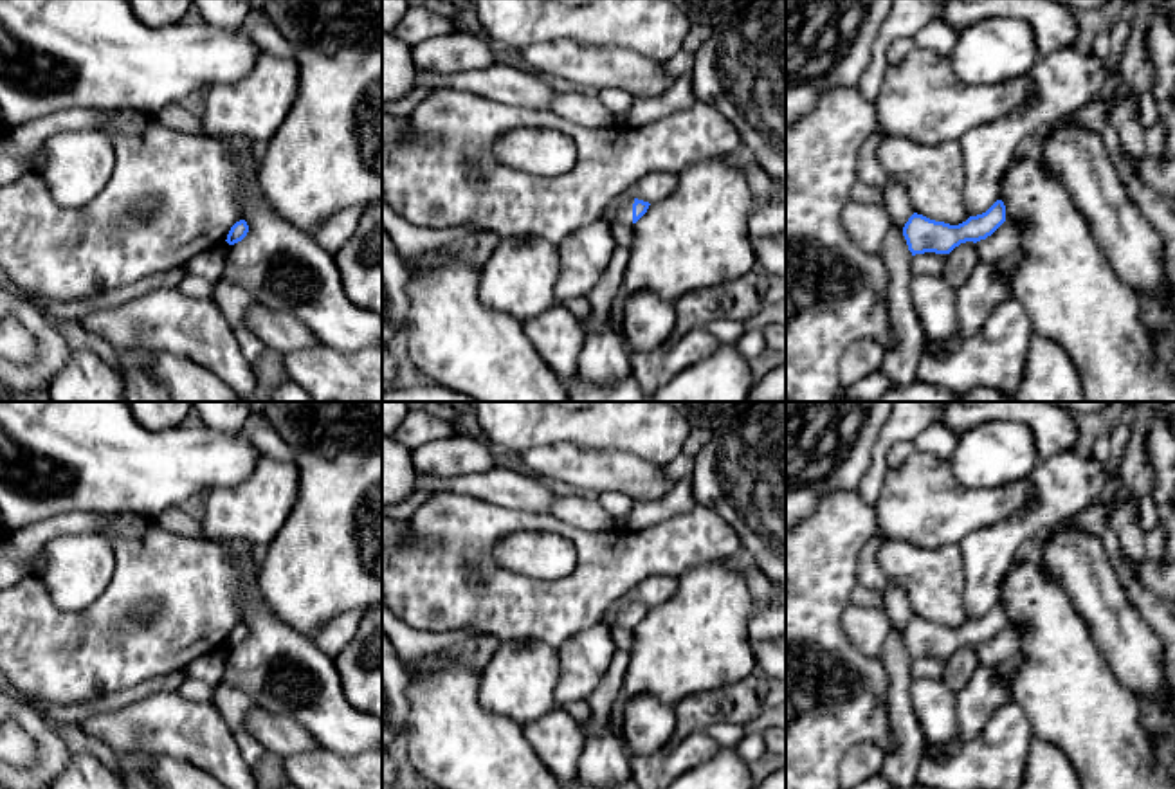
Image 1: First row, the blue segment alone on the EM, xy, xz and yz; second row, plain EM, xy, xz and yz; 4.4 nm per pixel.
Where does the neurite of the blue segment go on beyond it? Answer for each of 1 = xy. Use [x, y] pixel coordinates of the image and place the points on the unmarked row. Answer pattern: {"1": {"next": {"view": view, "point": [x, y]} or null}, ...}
{"1": {"next": null}}

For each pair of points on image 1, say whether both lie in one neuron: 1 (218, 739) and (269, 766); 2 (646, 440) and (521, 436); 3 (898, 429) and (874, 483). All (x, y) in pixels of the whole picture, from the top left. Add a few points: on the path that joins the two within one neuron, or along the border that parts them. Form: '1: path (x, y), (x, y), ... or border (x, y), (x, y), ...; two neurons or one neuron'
1: border (267, 752), (253, 770); two neurons
2: path (615, 427), (552, 427); one neuron
3: path (885, 442), (878, 453), (876, 471); one neuron

